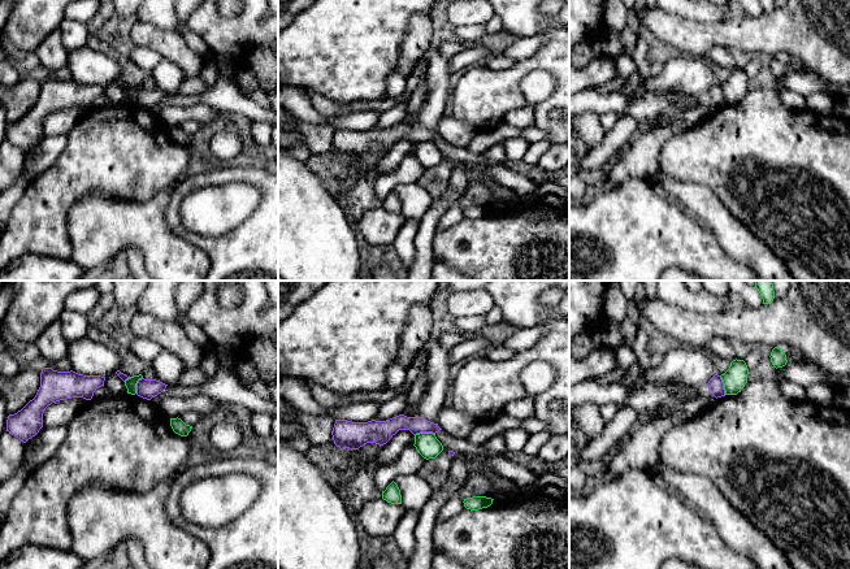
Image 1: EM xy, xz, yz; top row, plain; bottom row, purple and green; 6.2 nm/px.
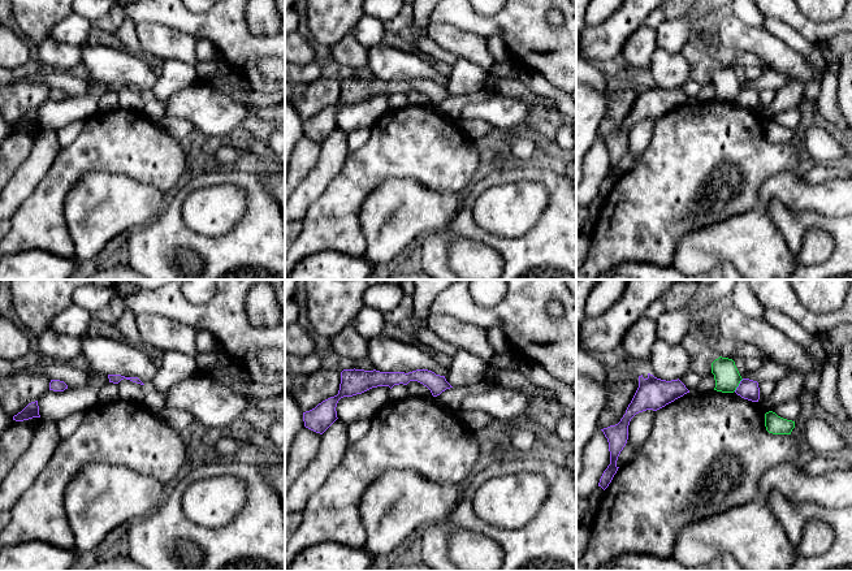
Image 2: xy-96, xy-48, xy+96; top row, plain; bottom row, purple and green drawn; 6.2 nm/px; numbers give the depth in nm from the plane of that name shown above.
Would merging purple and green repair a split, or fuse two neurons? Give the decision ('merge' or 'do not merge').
do not merge

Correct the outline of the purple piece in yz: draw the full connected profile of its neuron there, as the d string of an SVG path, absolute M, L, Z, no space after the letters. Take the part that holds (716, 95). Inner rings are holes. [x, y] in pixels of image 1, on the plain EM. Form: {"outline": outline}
{"outline": "M715 83L710 90L708 90L708 96L712 101L712 104L717 108L721 105L725 105L725 99L724 99L724 92L720 84Z"}

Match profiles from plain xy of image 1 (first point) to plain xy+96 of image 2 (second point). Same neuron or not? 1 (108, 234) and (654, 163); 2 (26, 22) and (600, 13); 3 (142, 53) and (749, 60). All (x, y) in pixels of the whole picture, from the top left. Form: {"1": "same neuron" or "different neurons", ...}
{"1": "different neurons", "2": "different neurons", "3": "same neuron"}

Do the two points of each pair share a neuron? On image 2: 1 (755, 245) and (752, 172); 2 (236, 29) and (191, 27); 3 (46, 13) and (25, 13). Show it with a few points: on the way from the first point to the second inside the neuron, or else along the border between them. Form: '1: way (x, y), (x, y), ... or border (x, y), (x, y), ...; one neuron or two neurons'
1: border (768, 178), (757, 202), (726, 220); two neurons
2: way (225, 29), (202, 29); one neuron
3: way (40, 13), (30, 13); one neuron

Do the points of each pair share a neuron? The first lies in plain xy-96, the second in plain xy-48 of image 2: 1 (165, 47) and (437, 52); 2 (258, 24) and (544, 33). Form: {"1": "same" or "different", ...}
{"1": "different", "2": "different"}

